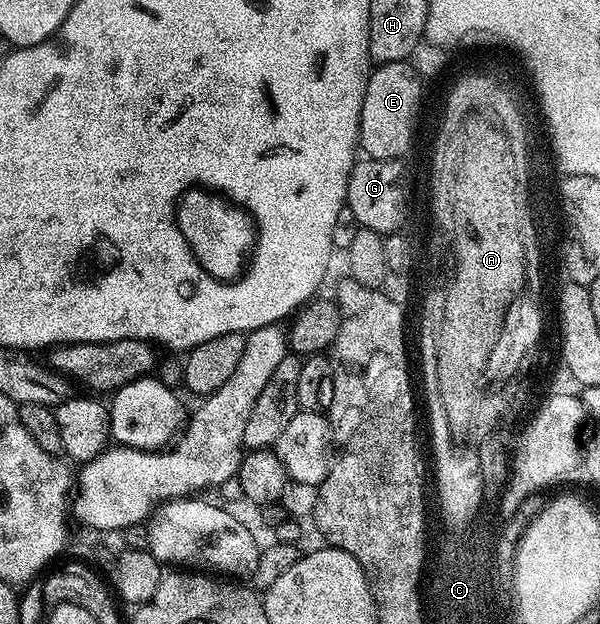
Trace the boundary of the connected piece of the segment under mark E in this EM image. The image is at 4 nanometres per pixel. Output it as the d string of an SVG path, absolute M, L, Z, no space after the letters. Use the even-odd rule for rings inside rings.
M409 62L384 63L375 66L366 80L364 105L360 113L358 142L361 150L371 159L402 159L410 147L410 134L414 131L414 122L418 119L418 106L422 103L423 80L415 74Z

